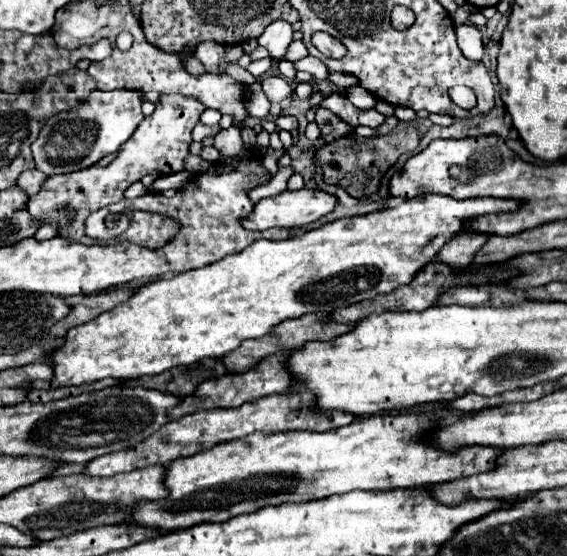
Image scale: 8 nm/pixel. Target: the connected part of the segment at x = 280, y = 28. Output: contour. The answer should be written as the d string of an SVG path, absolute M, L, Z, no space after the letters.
M278 19L278 21L270 23L264 29L262 37L258 37L258 43L270 51L272 59L282 59L292 41L294 41L292 25L288 21L284 21L284 19Z

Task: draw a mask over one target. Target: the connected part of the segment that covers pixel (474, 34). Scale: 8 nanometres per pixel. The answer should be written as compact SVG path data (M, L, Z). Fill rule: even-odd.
M456 25L456 39L462 55L470 61L480 61L484 55L482 35L474 25Z

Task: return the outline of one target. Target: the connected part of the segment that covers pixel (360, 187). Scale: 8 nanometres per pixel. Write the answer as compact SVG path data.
M400 121L384 137L364 139L364 137L358 137L358 135L352 133L352 135L346 135L344 139L336 139L336 143L330 143L328 147L316 149L316 165L322 169L324 183L338 185L344 191L348 191L352 197L360 199L360 197L366 197L366 195L374 193L378 189L384 173L396 163L396 159L402 153L414 151L418 147L418 141L420 139L418 139L416 129L410 123Z

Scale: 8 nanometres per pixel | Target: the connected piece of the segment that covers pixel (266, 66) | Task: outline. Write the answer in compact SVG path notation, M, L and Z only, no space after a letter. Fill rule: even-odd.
M268 57L253 61L247 66L247 70L256 78L266 73L271 68L271 59Z

